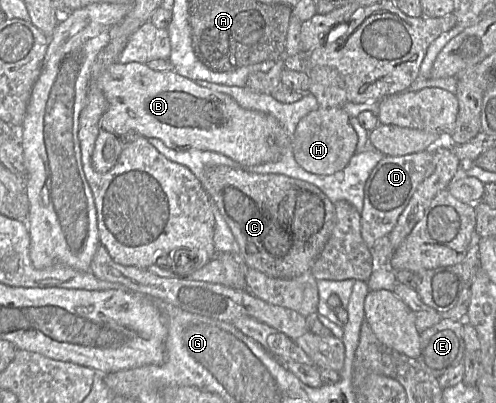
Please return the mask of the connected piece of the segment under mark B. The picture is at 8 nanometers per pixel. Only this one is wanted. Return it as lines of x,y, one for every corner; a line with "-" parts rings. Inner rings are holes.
115,62
108,66
101,74
99,78
99,87
108,102
108,108
100,120
100,127
101,129
111,132
117,136
121,135
124,144
128,137
142,136
147,139
157,138
160,139
167,147
174,150
198,149
213,151
223,154
242,165
259,165
267,162
274,162
279,159
283,148
287,145
288,135
281,124
273,116
259,111
244,109
230,96
199,86
196,82
179,75
174,71
155,71
150,69
146,64
137,62
130,62
126,64

